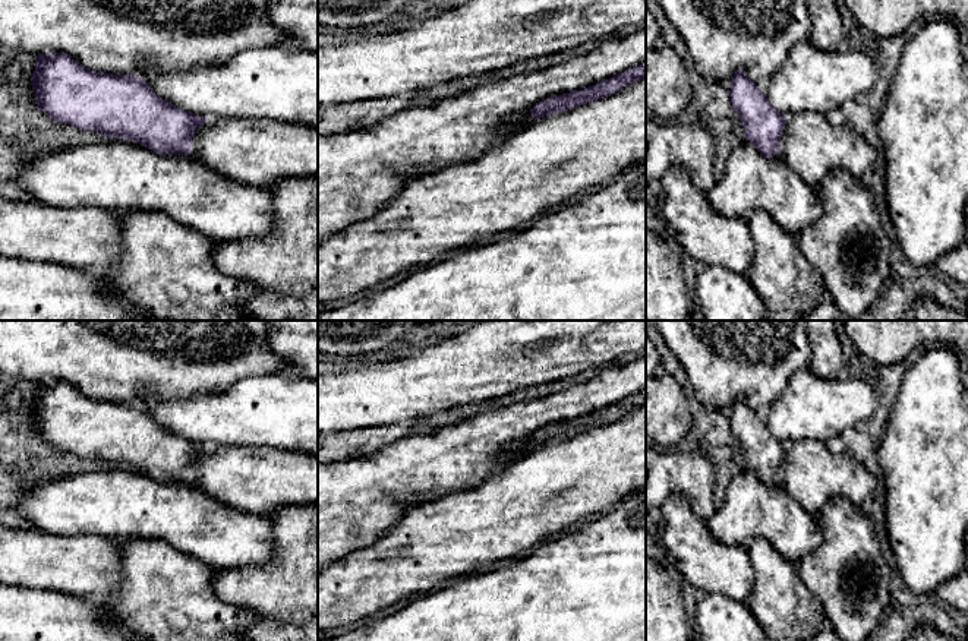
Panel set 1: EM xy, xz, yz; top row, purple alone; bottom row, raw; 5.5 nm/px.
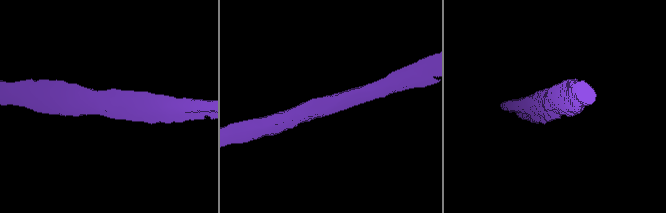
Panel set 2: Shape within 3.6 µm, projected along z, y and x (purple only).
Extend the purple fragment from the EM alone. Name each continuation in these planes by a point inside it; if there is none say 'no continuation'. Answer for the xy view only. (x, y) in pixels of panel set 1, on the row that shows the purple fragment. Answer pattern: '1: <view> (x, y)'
no continuation

